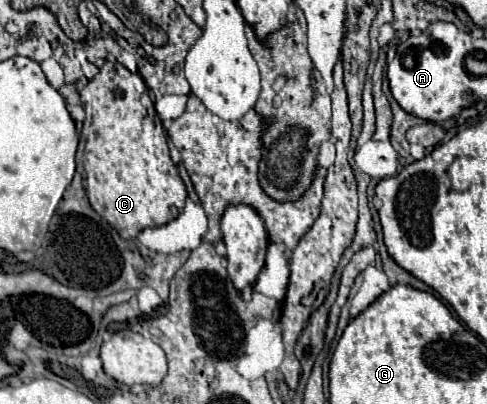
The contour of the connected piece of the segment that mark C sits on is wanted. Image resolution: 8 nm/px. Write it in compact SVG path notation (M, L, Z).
M107 58L99 74L81 90L87 120L80 132L87 196L93 210L103 216L125 240L137 238L147 226L163 226L179 216L187 190L169 156L167 138L153 107L147 110L135 92L133 74L115 58Z

